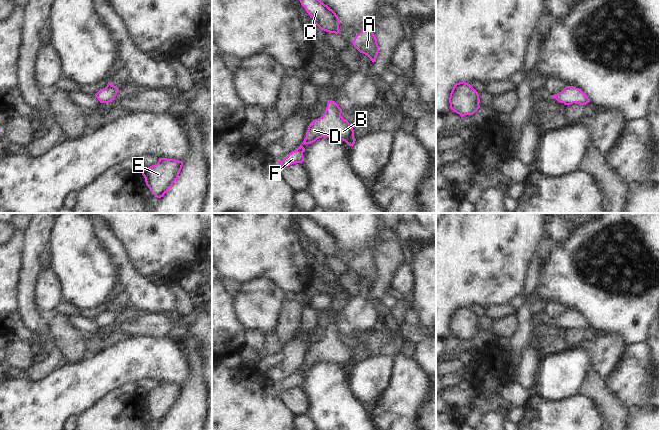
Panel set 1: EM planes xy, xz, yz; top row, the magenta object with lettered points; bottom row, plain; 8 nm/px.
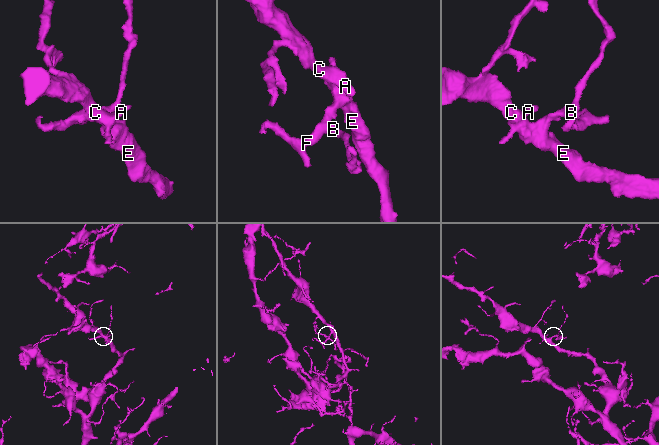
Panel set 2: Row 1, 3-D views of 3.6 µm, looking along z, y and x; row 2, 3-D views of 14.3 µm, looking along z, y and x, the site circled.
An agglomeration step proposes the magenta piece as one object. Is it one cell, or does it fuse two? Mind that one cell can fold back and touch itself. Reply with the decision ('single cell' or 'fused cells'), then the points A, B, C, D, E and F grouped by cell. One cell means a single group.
single cell | A B C D E F

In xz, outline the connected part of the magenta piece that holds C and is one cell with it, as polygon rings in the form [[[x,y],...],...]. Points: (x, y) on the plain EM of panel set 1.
[[[310,216],[298,217],[297,223],[313,242],[315,249],[329,257],[339,257],[339,242],[327,229],[314,221]]]

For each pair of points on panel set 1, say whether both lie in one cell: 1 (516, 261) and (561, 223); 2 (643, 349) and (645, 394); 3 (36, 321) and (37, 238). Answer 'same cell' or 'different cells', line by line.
1: different cells
2: same cell
3: same cell

